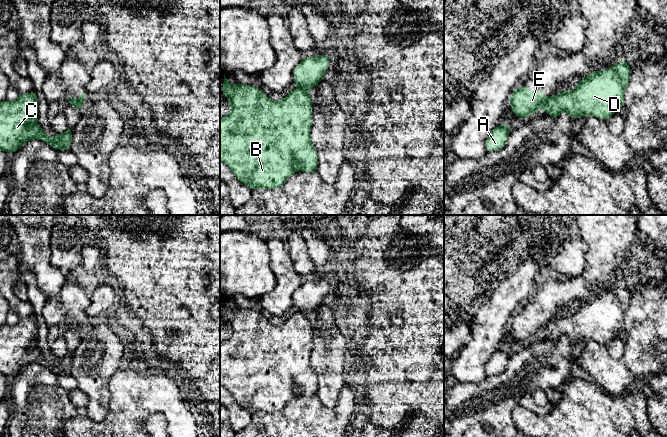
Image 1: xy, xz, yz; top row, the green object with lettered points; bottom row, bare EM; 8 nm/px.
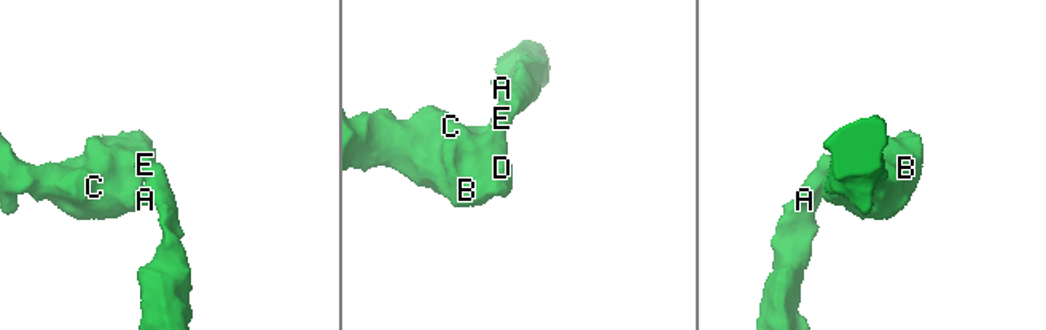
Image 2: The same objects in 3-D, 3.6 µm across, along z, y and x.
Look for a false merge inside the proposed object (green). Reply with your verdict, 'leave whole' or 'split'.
split

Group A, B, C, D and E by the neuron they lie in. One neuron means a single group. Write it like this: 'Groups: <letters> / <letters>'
Groups: A E / B C D

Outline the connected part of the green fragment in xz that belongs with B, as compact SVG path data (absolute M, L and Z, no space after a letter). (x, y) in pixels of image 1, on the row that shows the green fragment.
M224 74L222 93L231 102L231 112L220 118L220 160L234 173L236 178L249 189L278 189L300 169L306 173L316 172L318 157L310 141L312 126L312 101L309 91L298 88L281 101L272 101L261 88L236 82L231 85Z

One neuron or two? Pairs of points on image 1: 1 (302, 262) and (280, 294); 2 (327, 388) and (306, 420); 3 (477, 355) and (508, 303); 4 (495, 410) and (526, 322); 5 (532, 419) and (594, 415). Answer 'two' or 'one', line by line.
1: two
2: two
3: one
4: two
5: one

